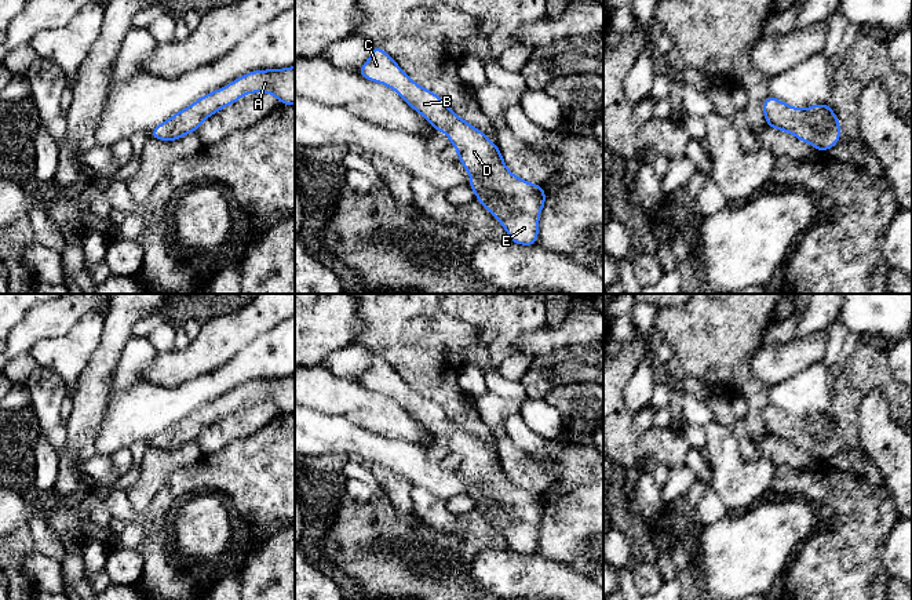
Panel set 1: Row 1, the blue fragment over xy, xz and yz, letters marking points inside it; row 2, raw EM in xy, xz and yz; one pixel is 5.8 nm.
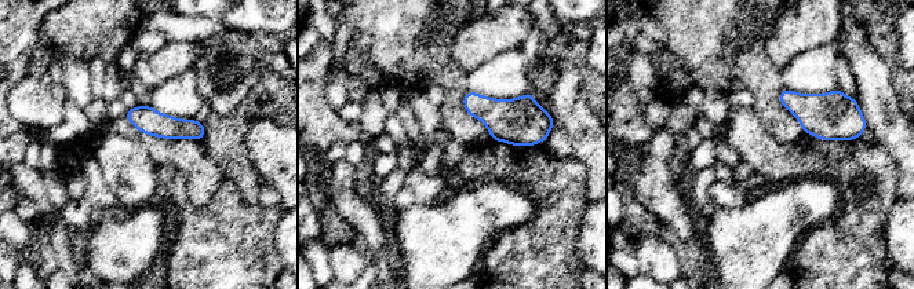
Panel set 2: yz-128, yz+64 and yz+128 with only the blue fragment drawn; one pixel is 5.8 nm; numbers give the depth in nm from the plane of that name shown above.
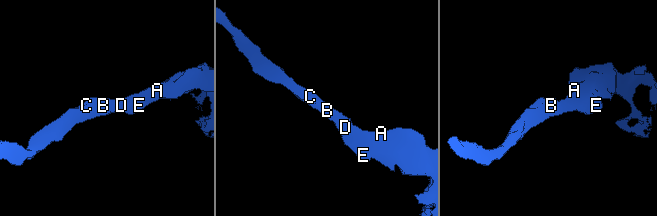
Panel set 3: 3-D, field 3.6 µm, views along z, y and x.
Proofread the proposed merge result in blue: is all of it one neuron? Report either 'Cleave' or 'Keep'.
Keep

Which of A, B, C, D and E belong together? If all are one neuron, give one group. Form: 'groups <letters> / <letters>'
groups A B C D E

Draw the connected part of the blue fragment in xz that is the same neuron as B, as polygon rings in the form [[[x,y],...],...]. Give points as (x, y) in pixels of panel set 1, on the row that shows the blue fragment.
[[[372,46],[371,58],[357,70],[369,81],[391,87],[438,132],[449,137],[457,159],[470,174],[470,188],[479,201],[507,230],[508,240],[536,246],[539,218],[546,192],[515,177],[504,164],[497,143],[481,130],[460,119],[433,91],[415,83],[380,47]]]

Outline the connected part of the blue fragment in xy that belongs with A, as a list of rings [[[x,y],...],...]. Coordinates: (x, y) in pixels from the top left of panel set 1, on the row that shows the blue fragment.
[[[295,66],[248,72],[230,84],[200,97],[194,103],[153,128],[149,137],[176,141],[189,132],[197,132],[197,128],[209,116],[236,103],[242,95],[253,92],[269,92],[281,105],[295,105]]]

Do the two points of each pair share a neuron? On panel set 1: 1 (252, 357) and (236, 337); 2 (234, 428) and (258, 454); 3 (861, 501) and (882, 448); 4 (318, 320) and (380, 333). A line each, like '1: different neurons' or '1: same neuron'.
1: different neurons
2: different neurons
3: different neurons
4: different neurons

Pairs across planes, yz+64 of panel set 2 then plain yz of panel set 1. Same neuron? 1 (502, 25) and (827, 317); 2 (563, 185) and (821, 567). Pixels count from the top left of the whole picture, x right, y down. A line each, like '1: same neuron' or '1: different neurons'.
1: different neurons
2: same neuron

